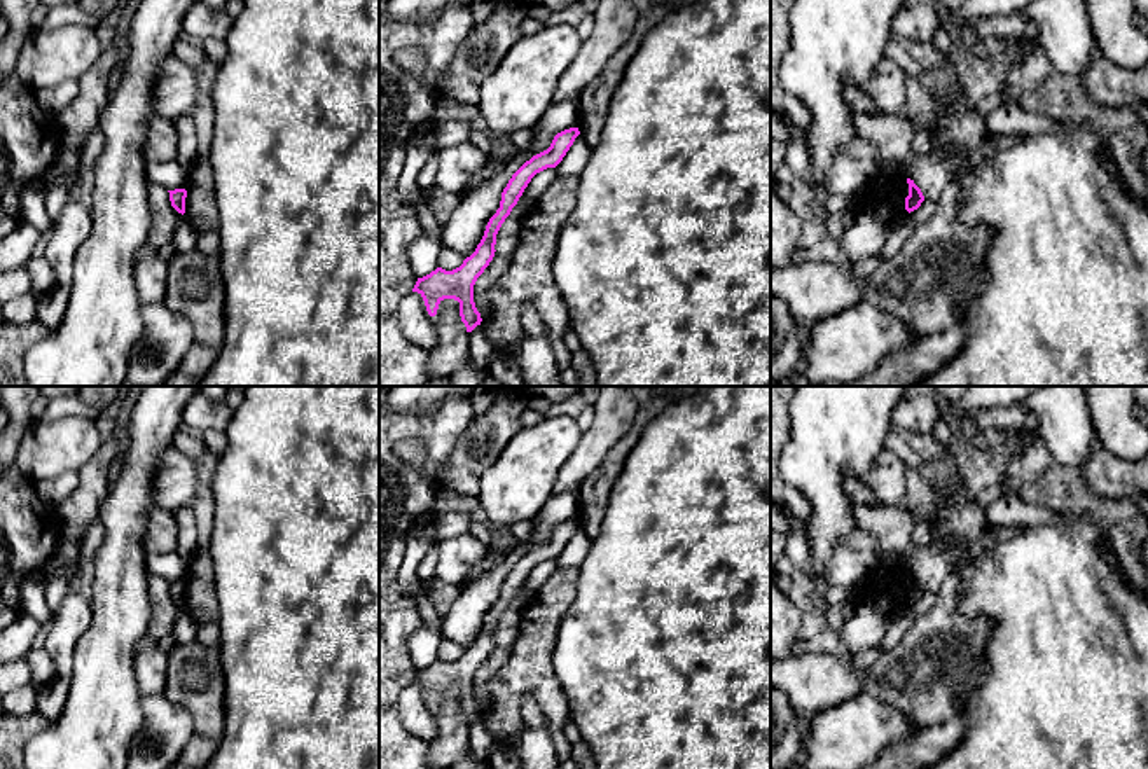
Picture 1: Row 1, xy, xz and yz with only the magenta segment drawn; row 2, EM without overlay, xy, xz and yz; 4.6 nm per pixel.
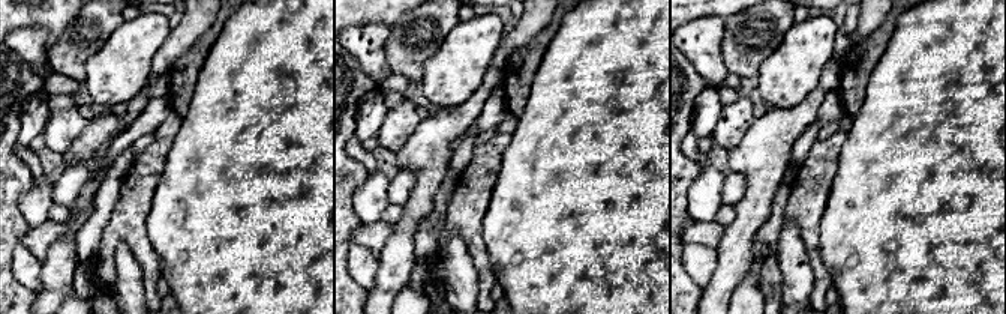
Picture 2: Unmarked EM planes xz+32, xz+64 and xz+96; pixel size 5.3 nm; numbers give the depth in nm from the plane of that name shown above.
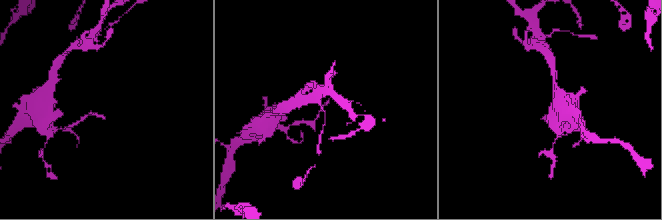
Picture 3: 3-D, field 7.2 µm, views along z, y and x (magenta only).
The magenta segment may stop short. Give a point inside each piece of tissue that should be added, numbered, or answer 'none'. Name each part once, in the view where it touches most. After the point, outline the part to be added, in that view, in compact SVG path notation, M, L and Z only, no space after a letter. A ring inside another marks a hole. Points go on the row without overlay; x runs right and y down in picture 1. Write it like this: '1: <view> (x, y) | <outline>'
none

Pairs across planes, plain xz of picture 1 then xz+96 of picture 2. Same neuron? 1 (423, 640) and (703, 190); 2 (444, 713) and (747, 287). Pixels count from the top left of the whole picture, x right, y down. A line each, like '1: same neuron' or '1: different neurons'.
1: same neuron
2: different neurons

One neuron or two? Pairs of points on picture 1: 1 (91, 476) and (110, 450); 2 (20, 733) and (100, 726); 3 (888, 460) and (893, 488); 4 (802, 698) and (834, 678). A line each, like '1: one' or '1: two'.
1: one
2: two
3: one
4: one

